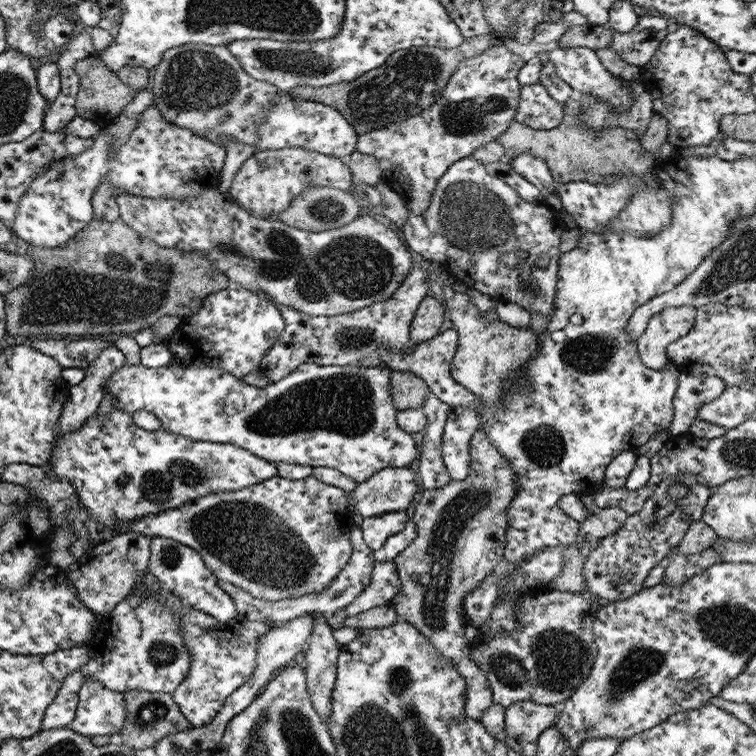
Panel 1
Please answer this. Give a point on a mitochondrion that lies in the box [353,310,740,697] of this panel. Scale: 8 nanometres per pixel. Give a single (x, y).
(468, 504)

